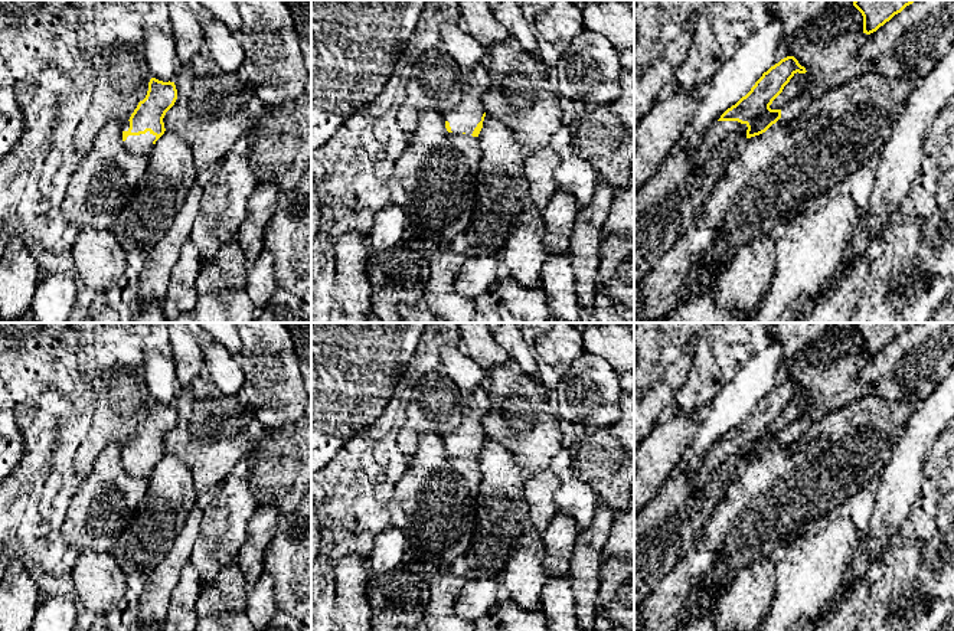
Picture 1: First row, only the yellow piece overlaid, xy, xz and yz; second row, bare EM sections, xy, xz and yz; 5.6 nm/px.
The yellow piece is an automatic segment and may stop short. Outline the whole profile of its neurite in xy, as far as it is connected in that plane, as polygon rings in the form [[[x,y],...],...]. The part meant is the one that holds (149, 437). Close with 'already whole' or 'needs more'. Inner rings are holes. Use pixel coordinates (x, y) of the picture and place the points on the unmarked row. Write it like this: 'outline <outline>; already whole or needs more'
outline [[[151,400],[143,424],[122,447],[124,470],[137,477],[150,477],[156,464],[164,457],[163,441],[174,428],[177,412],[174,405]]]; needs more

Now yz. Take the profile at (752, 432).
outline [[[794,379],[781,382],[764,395],[751,413],[728,431],[712,451],[692,462],[690,485],[693,491],[700,490],[741,447],[748,449],[746,461],[759,458],[775,447],[781,441],[781,432],[771,432],[770,428],[797,395],[806,396],[807,393]]]; needs more

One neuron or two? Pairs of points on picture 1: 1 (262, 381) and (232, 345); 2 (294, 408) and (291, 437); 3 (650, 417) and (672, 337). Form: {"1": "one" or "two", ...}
{"1": "two", "2": "two", "3": "one"}

